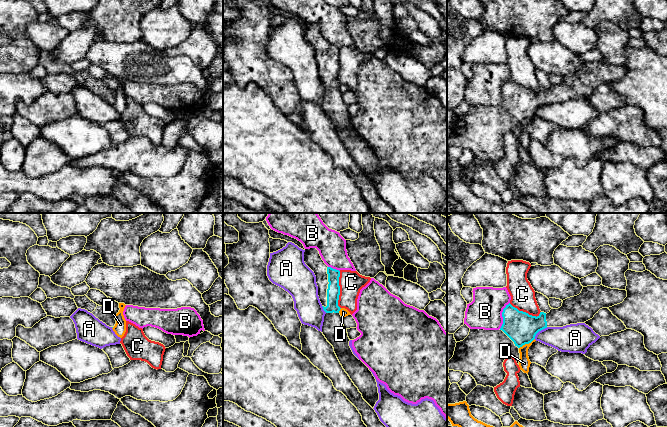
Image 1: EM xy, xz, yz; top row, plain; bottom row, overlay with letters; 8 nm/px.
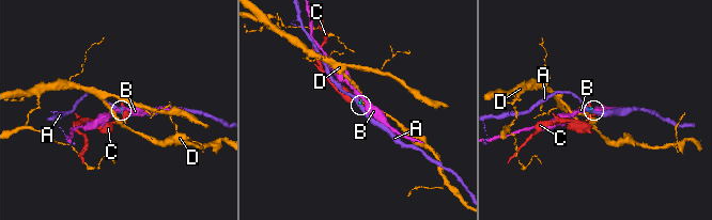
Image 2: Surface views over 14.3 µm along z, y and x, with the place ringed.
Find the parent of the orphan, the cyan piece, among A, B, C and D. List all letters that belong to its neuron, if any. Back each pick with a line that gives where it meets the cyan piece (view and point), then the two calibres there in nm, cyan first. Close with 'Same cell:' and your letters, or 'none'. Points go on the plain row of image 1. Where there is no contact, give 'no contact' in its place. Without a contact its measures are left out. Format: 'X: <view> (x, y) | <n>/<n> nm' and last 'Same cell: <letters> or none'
Same cell: none

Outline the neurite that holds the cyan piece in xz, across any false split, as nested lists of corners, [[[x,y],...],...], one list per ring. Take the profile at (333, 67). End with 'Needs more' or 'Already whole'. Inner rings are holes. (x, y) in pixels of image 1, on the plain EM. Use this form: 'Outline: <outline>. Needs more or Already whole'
Outline: [[[316,24],[305,25],[304,38],[316,52],[318,72],[326,88],[322,109],[333,122],[340,140],[362,170],[363,175],[374,184],[379,176],[376,155],[369,144],[353,130],[349,122],[347,105],[339,89],[341,85],[338,82],[340,47],[328,43]]]. Needs more

